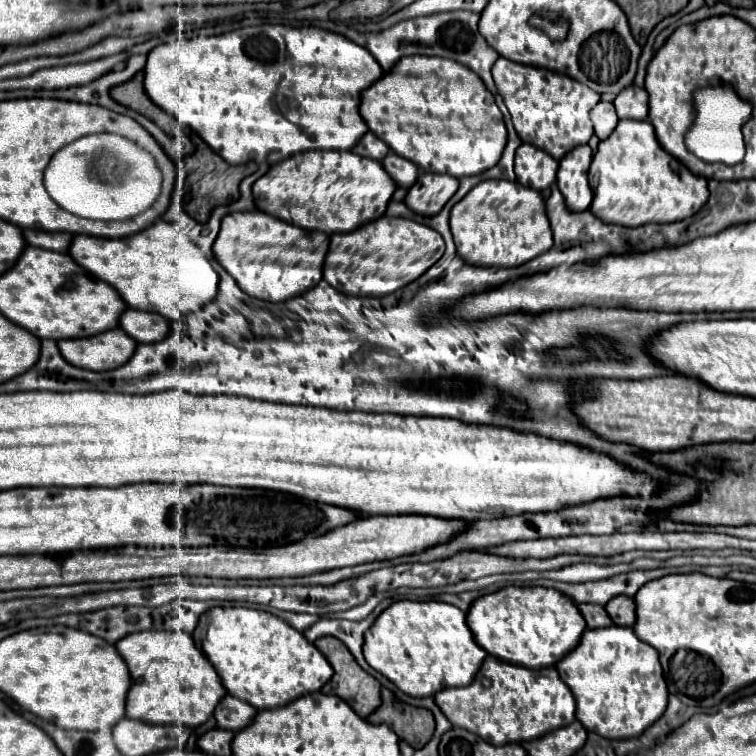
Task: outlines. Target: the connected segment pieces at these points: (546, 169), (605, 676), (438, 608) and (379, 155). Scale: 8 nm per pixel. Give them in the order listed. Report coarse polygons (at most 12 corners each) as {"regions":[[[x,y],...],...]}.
{"regions":[[[523,143],[515,153],[517,181],[543,191],[555,183],[559,163]],[[587,629],[557,665],[575,717],[633,739],[667,707],[657,651]],[[395,601],[363,655],[411,697],[469,685],[487,653],[465,613]],[[369,131],[353,153],[383,161],[389,147]]]}

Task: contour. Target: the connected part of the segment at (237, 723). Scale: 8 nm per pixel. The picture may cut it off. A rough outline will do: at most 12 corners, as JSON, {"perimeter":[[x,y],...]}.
{"perimeter":[[225,695],[215,709],[217,727],[239,731],[257,709]]}

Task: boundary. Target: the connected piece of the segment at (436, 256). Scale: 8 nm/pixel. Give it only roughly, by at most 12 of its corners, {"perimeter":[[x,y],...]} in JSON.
{"perimeter":[[385,215],[331,235],[323,279],[385,297],[441,259],[443,237]]}

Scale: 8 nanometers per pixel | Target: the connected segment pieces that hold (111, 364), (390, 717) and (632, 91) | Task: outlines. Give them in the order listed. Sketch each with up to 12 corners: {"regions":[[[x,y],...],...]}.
{"regions":[[[121,327],[59,341],[75,367],[109,371],[137,349]],[[383,703],[367,721],[421,749],[435,731],[429,709]],[[629,85],[613,101],[619,119],[647,119],[643,87]]]}

